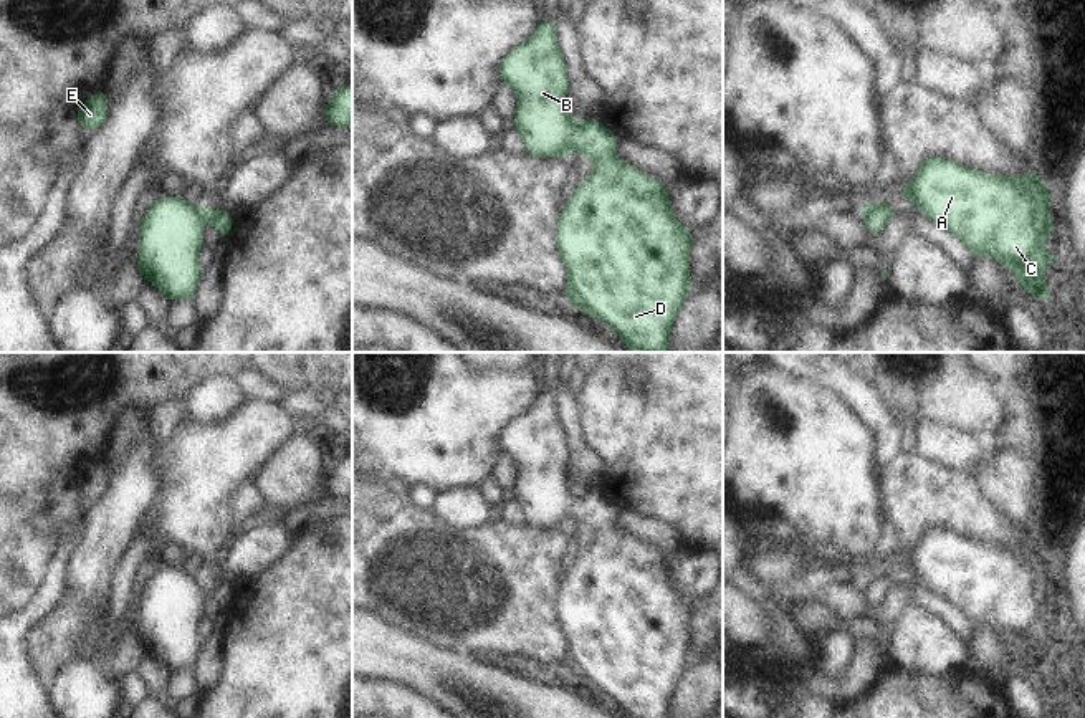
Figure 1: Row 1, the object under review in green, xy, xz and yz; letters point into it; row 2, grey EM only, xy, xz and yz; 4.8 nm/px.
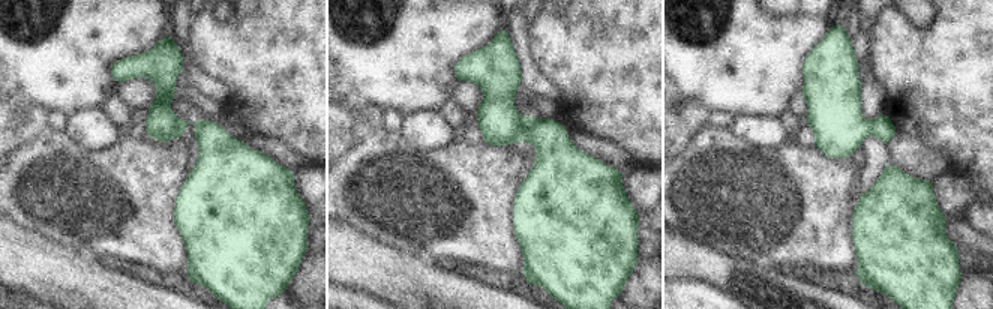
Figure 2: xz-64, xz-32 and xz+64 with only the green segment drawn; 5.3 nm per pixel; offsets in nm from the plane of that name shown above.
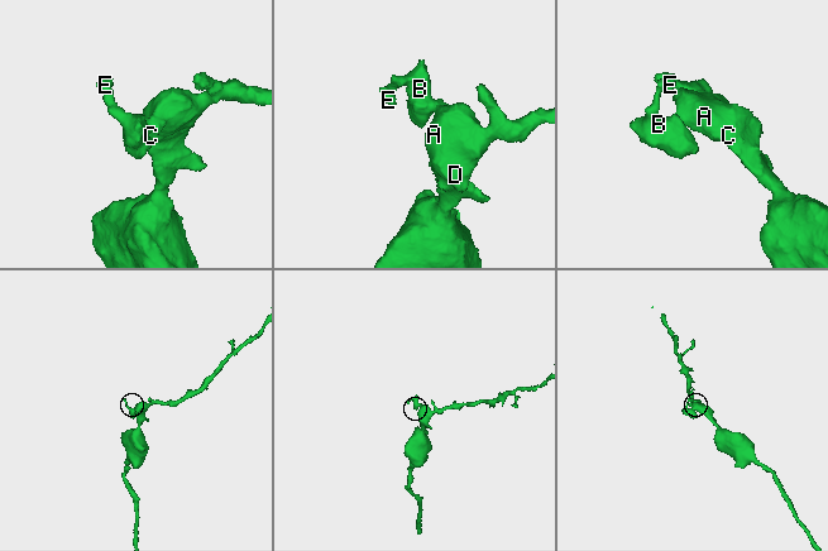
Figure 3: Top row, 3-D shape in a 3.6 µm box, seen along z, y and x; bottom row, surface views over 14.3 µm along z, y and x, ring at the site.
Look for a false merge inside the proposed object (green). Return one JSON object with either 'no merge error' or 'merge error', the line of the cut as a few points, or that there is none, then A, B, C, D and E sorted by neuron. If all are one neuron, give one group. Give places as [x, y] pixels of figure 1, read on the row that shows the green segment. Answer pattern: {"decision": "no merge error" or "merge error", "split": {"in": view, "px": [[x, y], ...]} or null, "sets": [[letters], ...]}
{"decision": "no merge error", "split": null, "sets": [["A", "B", "C", "D", "E"]]}

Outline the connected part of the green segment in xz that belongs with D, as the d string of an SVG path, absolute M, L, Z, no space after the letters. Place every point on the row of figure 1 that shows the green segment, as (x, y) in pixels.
M544 17L538 28L498 63L503 84L516 91L514 131L524 142L524 154L533 157L567 157L581 152L590 159L594 170L571 195L557 223L557 250L567 266L564 298L576 311L586 311L604 321L632 352L667 352L670 328L676 321L676 311L693 288L690 278L690 228L683 227L672 212L667 187L640 169L617 159L617 136L604 127L599 119L576 122L566 106L569 89L567 65L557 46L554 23Z

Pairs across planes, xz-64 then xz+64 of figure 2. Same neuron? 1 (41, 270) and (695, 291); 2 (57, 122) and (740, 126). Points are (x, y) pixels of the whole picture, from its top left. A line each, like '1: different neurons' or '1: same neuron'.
1: different neurons
2: different neurons

